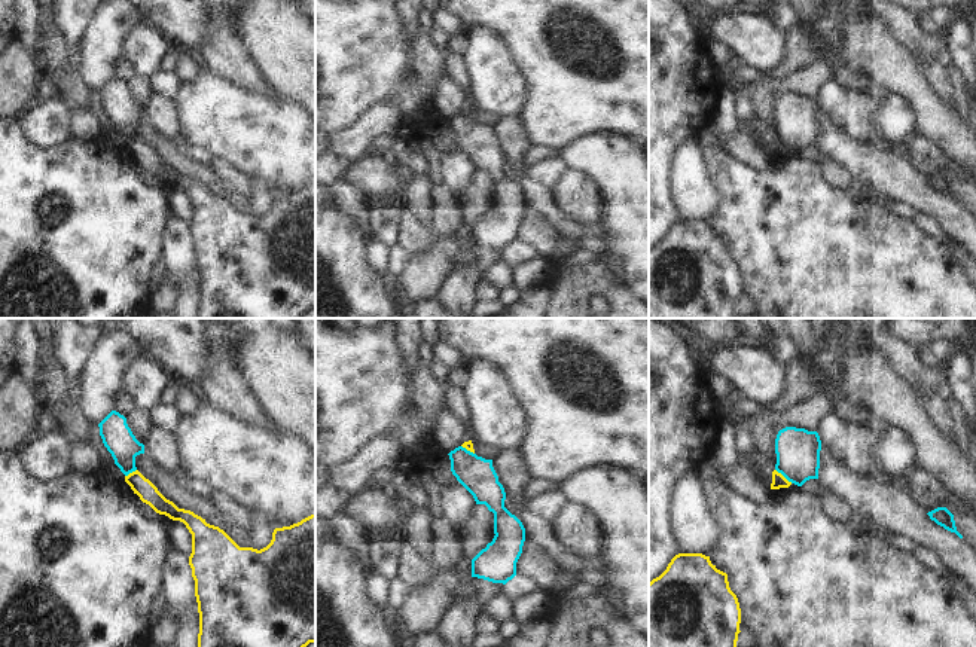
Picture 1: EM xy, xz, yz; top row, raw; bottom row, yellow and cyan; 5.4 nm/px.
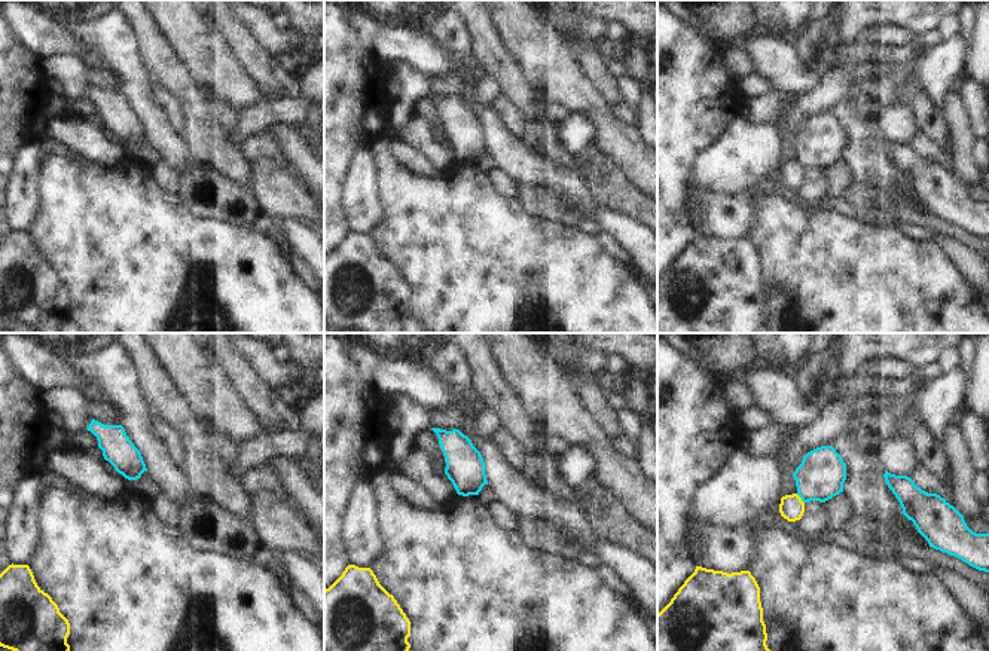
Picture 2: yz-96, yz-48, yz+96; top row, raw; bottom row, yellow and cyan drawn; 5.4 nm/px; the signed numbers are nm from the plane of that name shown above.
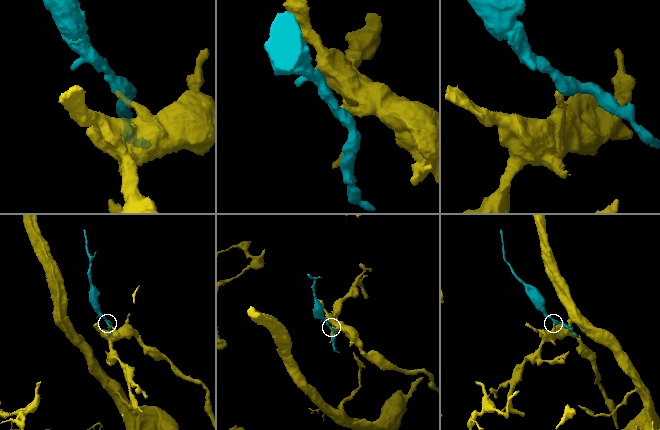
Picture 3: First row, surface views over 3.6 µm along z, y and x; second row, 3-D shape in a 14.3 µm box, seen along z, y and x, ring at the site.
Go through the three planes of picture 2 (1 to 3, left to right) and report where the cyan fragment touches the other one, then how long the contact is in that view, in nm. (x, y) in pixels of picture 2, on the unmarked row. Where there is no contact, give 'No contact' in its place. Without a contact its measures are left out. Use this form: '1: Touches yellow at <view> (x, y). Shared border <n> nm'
1: No contact
2: No contact
3: Touches yellow at yz+96 (800, 165). Shared border 70 nm

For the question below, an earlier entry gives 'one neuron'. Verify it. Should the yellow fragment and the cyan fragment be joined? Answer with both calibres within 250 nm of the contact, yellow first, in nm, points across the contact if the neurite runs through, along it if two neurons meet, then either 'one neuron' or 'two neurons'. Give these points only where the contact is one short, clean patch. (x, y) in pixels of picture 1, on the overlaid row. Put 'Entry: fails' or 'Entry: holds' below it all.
80 nm thick on the yellow side, 240 nm on the other; border along yz (775, 469), (792, 482); two neurons
Entry: fails

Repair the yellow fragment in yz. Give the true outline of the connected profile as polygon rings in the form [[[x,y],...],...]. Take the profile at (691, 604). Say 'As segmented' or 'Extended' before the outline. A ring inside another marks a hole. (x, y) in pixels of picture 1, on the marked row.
As segmented. [[[678,553],[667,570],[649,583],[649,647],[736,647],[741,608],[728,574],[702,553]]]

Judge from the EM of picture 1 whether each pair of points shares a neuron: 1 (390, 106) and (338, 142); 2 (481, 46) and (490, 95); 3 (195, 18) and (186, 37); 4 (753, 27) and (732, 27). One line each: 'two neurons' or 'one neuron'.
1: one neuron
2: one neuron
3: one neuron
4: one neuron

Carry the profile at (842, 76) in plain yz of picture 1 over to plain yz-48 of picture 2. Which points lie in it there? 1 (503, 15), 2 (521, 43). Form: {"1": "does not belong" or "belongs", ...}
{"1": "does not belong", "2": "does not belong"}

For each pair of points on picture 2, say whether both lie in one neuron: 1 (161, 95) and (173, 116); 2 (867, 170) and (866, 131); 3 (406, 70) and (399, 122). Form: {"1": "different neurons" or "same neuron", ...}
{"1": "same neuron", "2": "same neuron", "3": "same neuron"}

